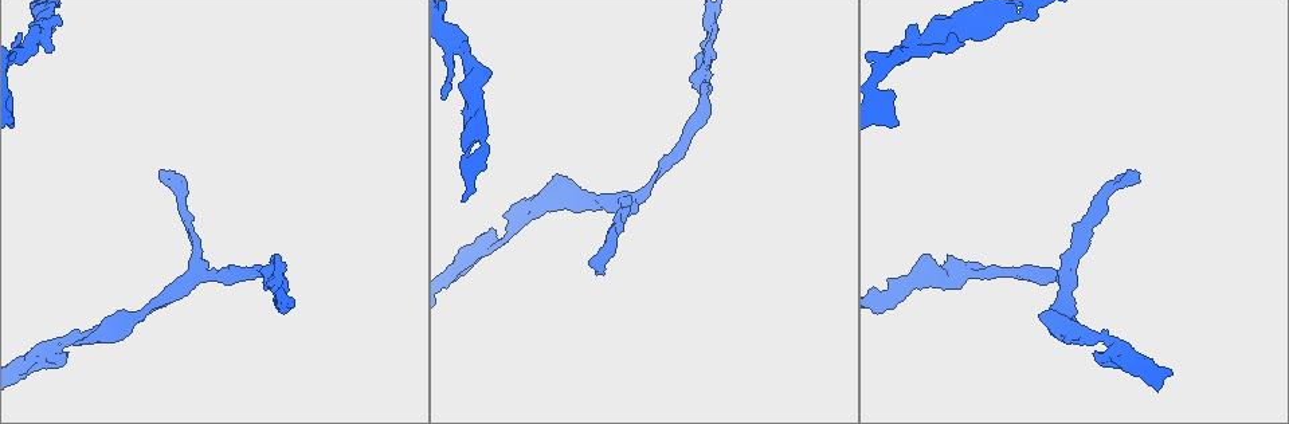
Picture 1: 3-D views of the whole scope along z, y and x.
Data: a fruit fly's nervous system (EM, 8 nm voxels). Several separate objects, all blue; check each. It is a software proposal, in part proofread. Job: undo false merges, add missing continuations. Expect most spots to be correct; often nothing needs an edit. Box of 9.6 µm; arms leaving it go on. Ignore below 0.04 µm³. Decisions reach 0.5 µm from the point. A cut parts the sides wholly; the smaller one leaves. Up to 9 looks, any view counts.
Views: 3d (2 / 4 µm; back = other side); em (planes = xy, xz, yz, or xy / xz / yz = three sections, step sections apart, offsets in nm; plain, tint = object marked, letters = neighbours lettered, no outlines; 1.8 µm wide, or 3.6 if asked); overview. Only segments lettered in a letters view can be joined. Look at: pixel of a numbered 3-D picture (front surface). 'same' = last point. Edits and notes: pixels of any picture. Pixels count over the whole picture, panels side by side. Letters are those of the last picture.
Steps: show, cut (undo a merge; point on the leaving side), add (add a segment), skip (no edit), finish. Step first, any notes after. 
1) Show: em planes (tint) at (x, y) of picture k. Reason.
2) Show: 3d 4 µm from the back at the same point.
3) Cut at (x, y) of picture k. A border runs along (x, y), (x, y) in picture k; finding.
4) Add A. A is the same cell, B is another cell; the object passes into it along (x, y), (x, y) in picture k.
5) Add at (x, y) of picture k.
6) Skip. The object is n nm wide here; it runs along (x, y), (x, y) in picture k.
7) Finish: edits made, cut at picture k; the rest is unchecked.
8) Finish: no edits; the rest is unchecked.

Show: em planes (letters) at (73, 338) of picture 1.

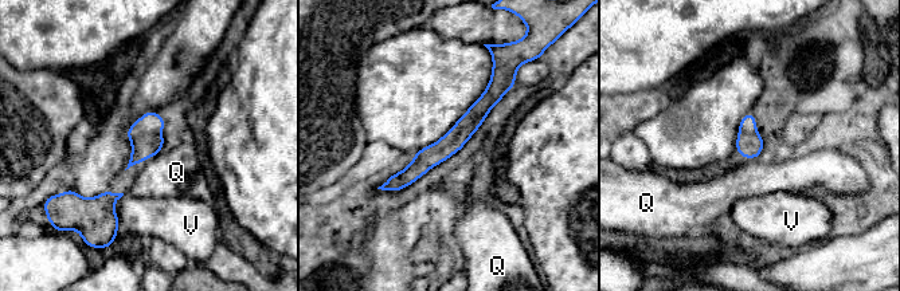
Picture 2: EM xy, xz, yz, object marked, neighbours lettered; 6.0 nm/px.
Skip. Q and V are other cells; all the same neuron.

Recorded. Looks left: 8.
Show: em planes (letters) at (1066, 272) of picture 1. Thick turns thin.

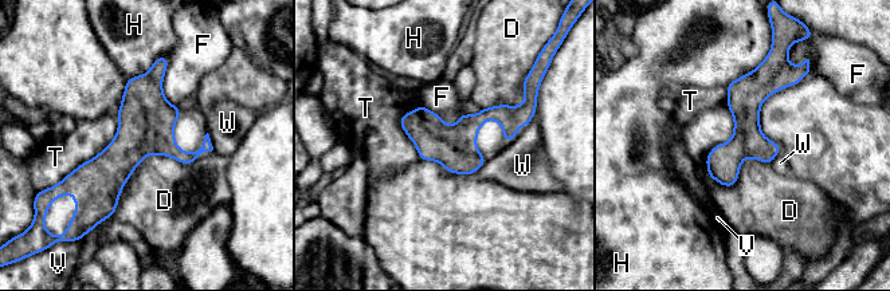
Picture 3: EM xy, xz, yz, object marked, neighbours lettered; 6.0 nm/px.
Skip. The object is 190 nm wide here; D, F, H, T, V and W are other cells; it runs along (159, 62), (110, 213) in picture 3; all the same neuron.

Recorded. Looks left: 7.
Show: 3d 2 µm at (605, 268) of picture 1.

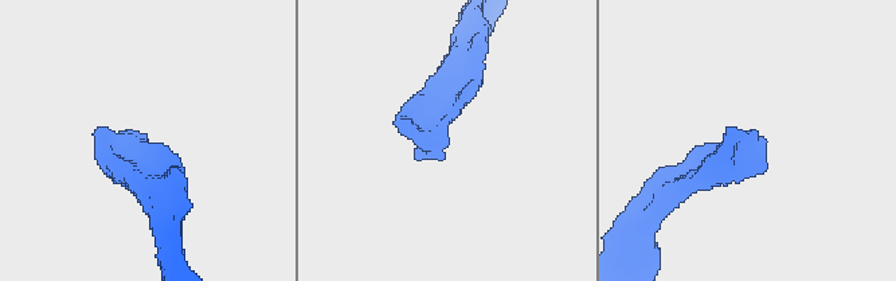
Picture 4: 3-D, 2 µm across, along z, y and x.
Show: em xy step 8 (letters) at (144, 133) of picture 4. Need the tissue.

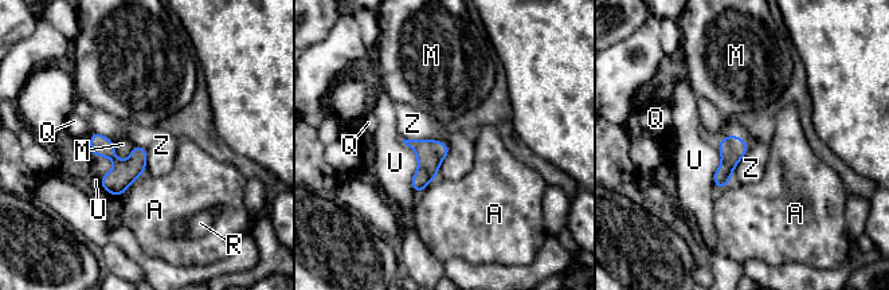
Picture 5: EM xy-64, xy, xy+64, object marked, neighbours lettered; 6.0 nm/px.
Show: em planes (letters) at the same point. Another direction.

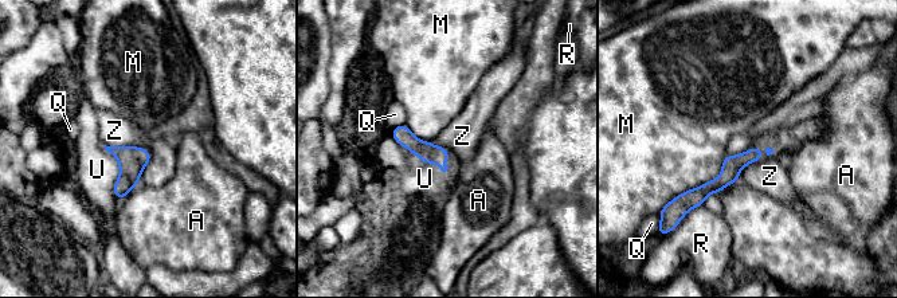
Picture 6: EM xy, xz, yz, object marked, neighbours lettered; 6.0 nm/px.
Skip. A, M, Q, R, U and Z are other cells; it runs along (759, 152), (686, 199) in picture 6; none of them fits.

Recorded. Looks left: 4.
Show: em planes (tint) at (935, 20) of picture 1. An open end.

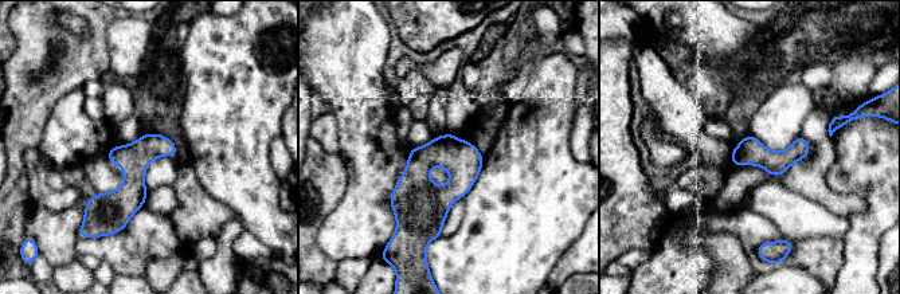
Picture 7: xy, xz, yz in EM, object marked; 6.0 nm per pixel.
Show: em planes (letters) at the same point. See the neighbours.

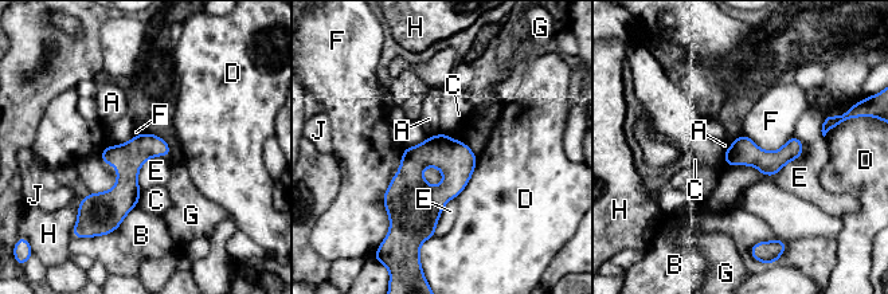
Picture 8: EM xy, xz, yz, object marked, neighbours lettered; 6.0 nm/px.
Skip. A, B, C, D, E, F, G, H and J are other cells; a border runs along (804, 144), (774, 175), (726, 165) in picture 8; no lettered segment goes on from it.

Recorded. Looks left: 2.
Finish: no edits; the rest is unchecked.

